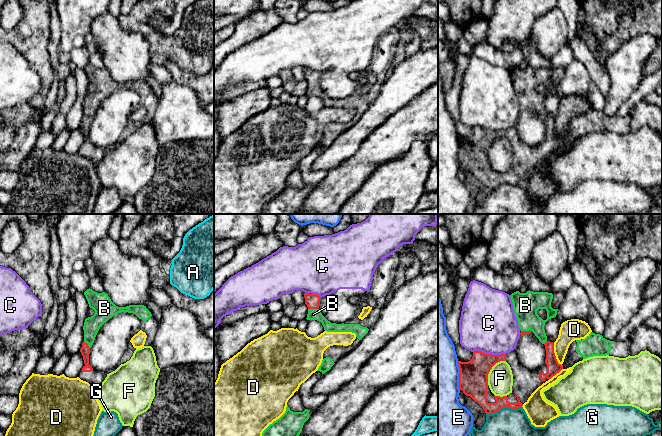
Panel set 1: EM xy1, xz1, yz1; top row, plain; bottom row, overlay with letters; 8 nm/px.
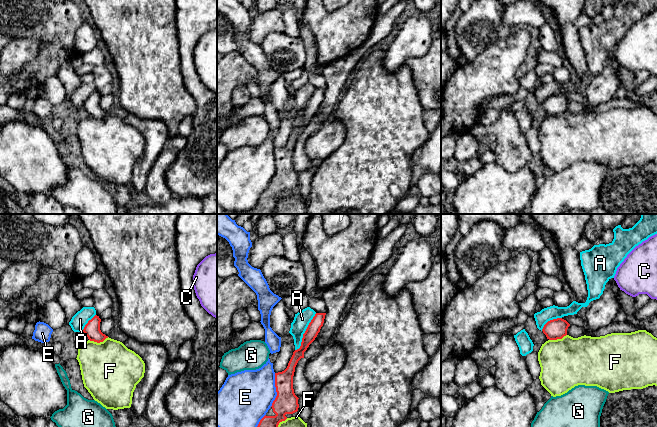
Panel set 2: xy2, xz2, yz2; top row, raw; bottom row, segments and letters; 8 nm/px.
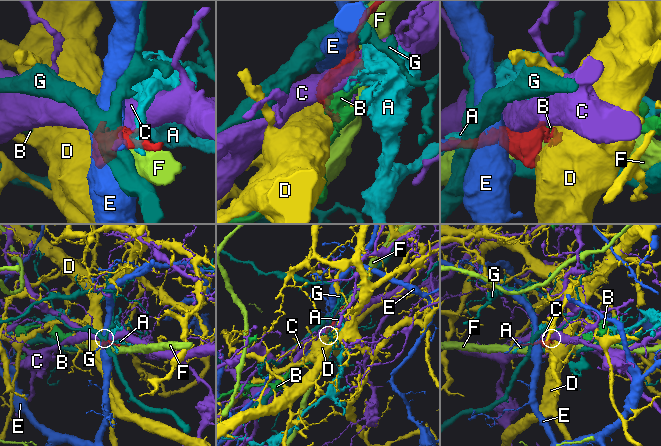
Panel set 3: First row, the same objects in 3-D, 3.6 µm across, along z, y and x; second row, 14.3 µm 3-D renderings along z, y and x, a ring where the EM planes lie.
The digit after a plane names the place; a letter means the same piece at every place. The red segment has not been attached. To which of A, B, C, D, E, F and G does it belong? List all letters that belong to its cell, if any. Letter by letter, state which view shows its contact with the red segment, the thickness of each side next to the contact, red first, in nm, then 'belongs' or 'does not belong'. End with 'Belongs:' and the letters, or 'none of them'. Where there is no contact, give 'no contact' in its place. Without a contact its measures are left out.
A: meets red in xz2; 100 nm thick on the red side, 130 nm on the other; does not belong
B: meets red in xz1; 120 nm thick on the red side, 100 nm on the other; belongs
C: meets red in yz1; 240 nm thick on the red side, 460 nm on the other; does not belong
D: meets red in yz1; 110 nm thick on the red side, 170 nm on the other; does not belong
E: meets red in xz2; 190 nm thick on the red side, 420 nm on the other; does not belong
F: meets red in yz1; 240 nm thick on the red side, 200 nm on the other; does not belong
G: meets red in yz1; 160 nm thick on the red side, 220 nm on the other; does not belong
Belongs: B

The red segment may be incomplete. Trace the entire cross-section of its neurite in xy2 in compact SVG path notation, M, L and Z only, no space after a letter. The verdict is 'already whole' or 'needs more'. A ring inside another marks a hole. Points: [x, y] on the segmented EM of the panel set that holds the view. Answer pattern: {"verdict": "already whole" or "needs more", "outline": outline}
{"verdict": "already whole", "outline": "M95 315L88 323L85 325L83 332L88 337L90 341L97 343L103 342L108 336L103 334L100 330L101 319L99 316Z"}

